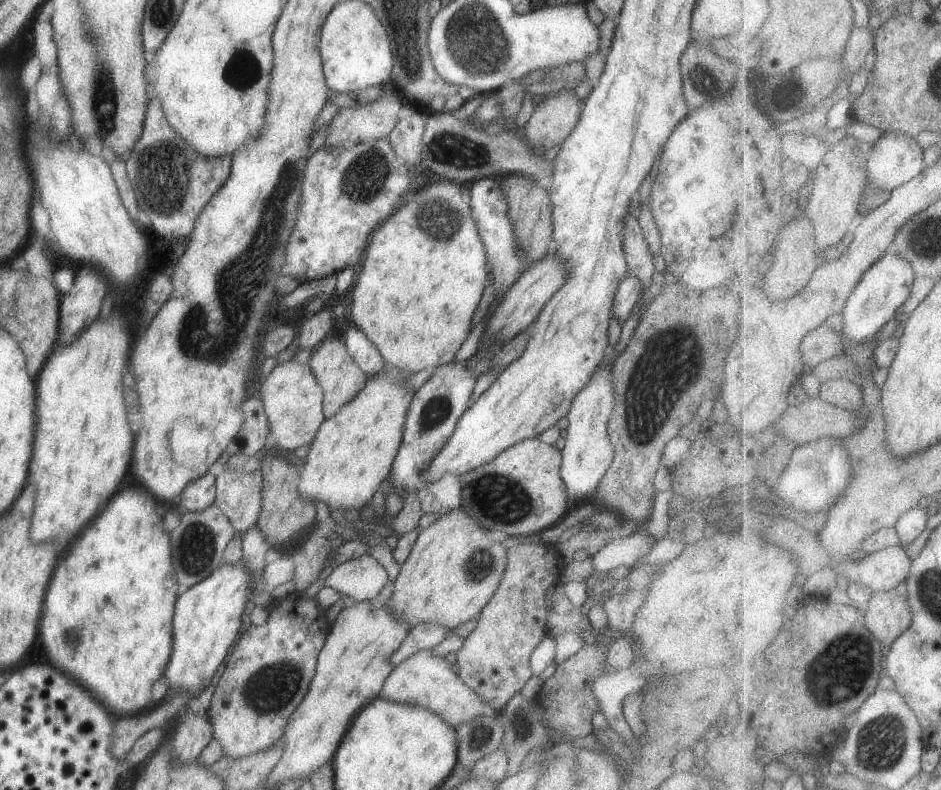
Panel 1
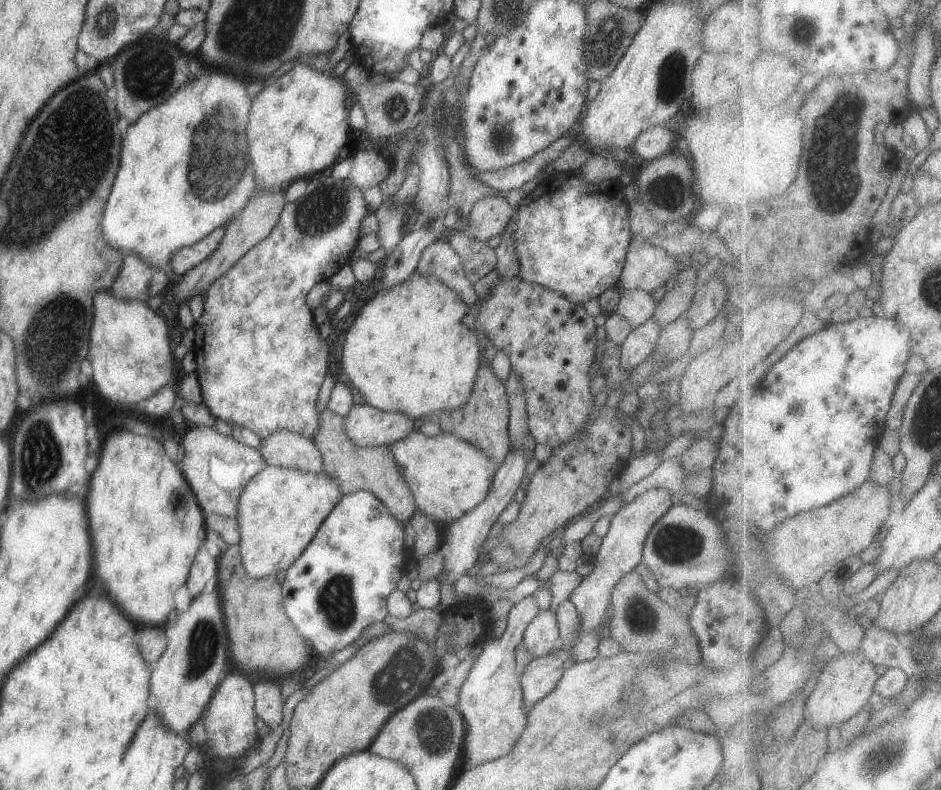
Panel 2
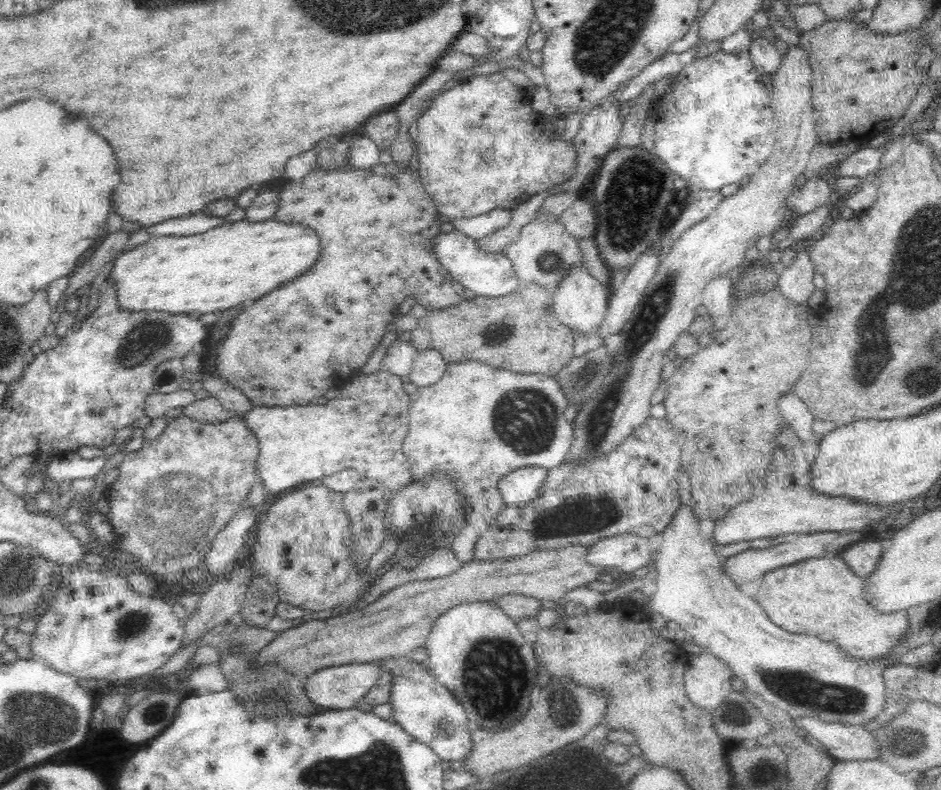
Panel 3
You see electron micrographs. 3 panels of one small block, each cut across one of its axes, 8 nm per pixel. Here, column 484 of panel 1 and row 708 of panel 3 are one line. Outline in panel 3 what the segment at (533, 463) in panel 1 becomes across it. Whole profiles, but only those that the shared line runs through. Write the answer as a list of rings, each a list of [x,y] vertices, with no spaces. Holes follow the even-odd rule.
[[[491,601],[462,602],[450,609],[436,620],[428,635],[424,647],[429,657],[425,664],[438,683],[462,704],[473,727],[484,730],[510,728],[530,708],[530,693],[537,686],[540,667],[535,659],[533,645],[524,640],[517,622],[512,621],[502,608]]]

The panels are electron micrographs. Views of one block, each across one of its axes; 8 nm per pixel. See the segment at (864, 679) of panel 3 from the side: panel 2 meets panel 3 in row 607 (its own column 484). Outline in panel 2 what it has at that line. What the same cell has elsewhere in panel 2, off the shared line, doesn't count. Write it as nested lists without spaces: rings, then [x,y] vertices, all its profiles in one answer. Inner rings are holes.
[[[533,596],[509,606],[503,614],[507,618],[507,627],[500,638],[484,641],[482,652],[476,657],[464,684],[460,686],[458,708],[465,720],[465,737],[461,758],[464,766],[474,766],[488,762],[492,758],[502,758],[512,750],[512,744],[524,730],[529,706],[524,704],[524,692],[520,686],[520,675],[516,672],[515,650],[523,640],[523,634],[529,622],[532,622],[541,609]]]

